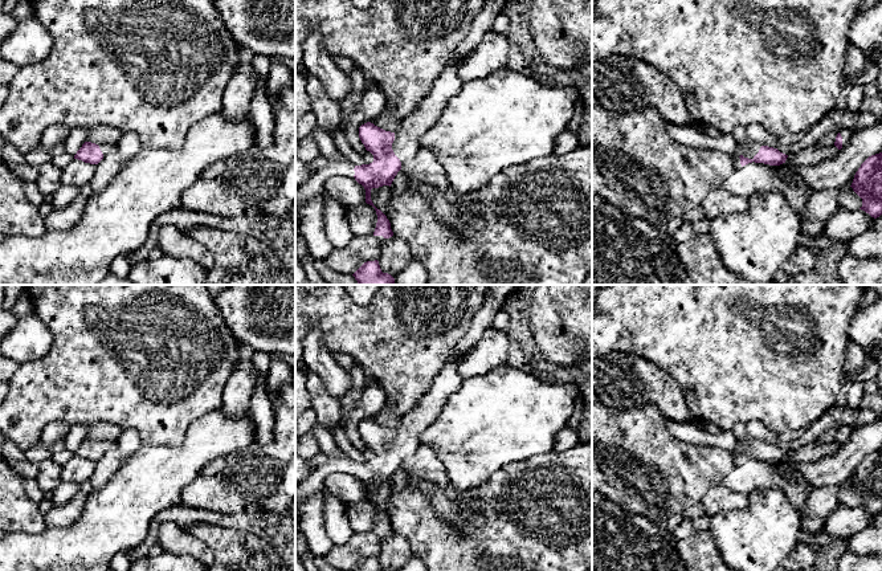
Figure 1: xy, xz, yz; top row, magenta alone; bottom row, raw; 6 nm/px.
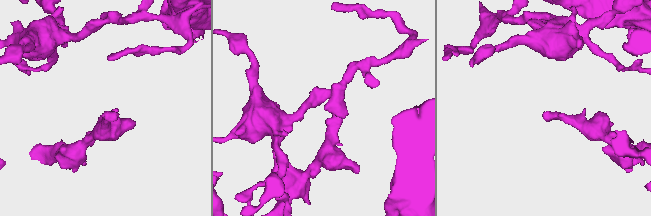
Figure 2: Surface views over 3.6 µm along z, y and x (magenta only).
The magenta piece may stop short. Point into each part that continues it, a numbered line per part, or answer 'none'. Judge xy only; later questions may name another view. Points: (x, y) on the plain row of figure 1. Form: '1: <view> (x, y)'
1: xy (106, 445)

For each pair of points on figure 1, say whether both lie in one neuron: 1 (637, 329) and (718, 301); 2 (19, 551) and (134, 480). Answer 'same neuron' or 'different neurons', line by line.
1: same neuron
2: same neuron

